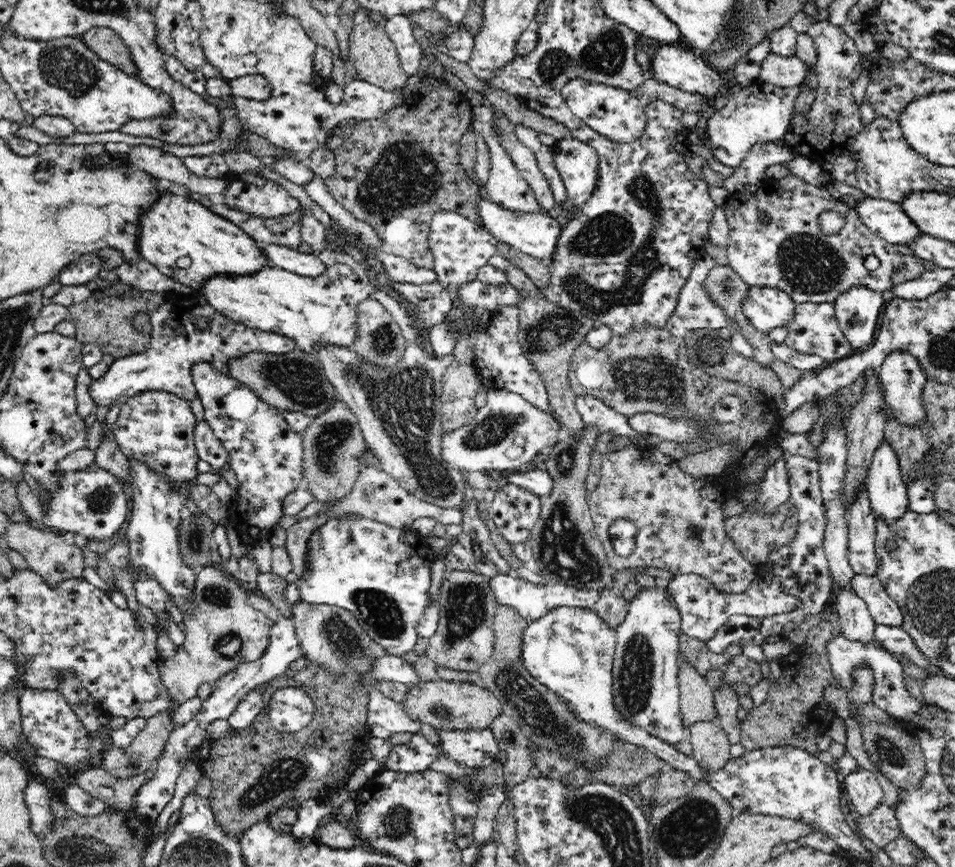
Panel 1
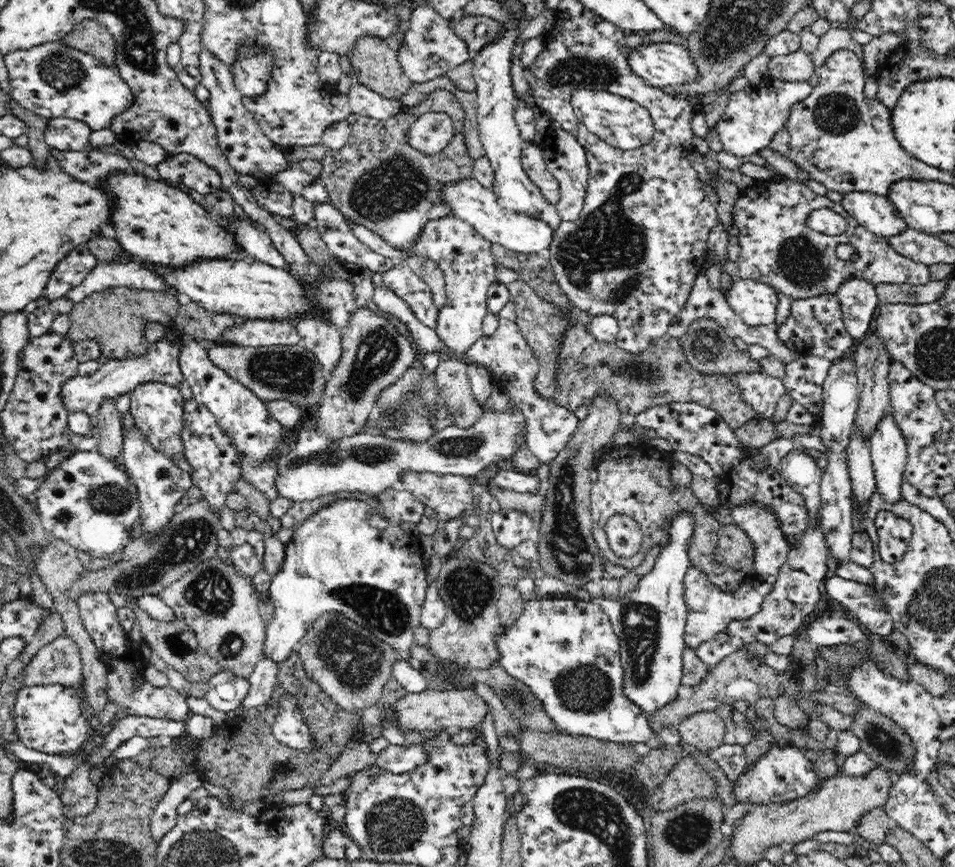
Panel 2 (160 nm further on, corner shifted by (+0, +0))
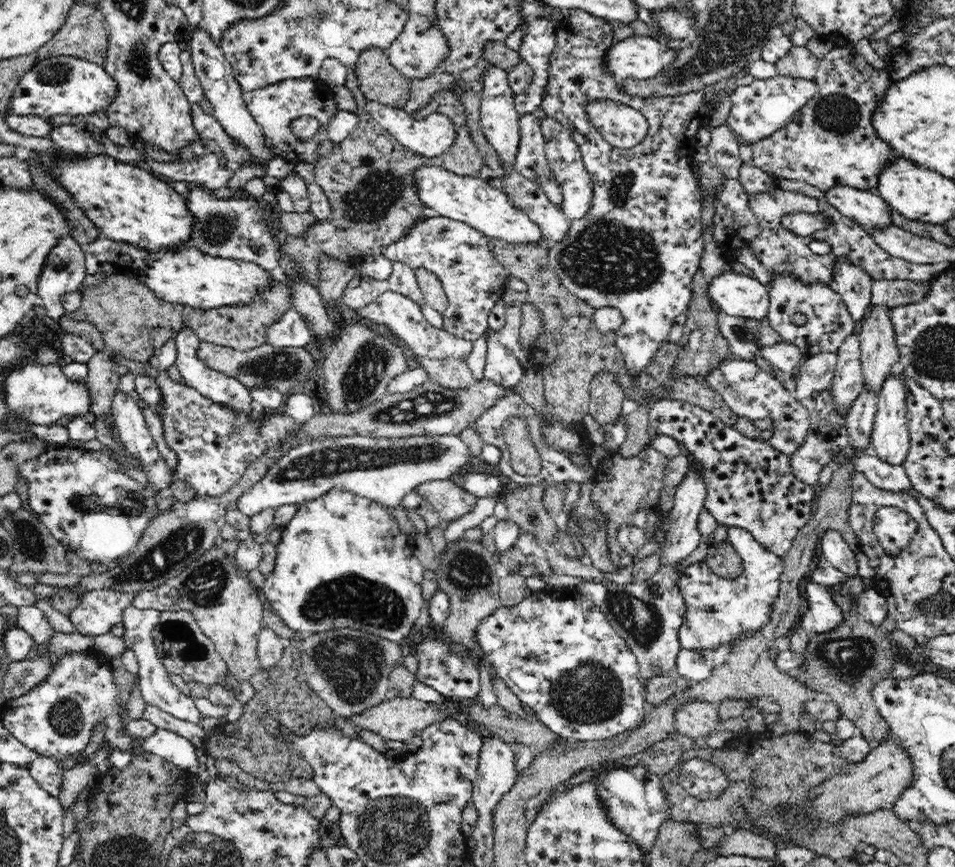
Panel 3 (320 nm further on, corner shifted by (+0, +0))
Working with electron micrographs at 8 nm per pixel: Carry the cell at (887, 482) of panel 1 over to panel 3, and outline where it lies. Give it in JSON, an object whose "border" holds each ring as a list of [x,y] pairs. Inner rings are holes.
{"border":[[[899,367],[892,370],[880,393],[877,394],[877,411],[871,432],[871,444],[877,457],[891,465],[901,465],[905,461],[910,446],[910,435],[906,424],[906,385],[904,370]]]}

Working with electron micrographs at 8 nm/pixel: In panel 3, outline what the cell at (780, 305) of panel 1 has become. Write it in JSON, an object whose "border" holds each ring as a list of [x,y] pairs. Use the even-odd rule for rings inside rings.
{"border":[[[725,272],[710,278],[707,293],[711,304],[730,316],[761,321],[769,313],[769,290],[754,276]]]}

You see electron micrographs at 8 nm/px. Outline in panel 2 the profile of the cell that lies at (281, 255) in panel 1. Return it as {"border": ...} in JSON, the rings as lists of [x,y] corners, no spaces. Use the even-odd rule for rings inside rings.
{"border":[[[238,220],[238,224],[226,224],[227,230],[237,236],[238,244],[243,248],[242,254],[253,260],[267,263],[278,269],[291,269],[291,264],[278,248],[274,247],[272,241],[265,231],[259,229],[249,220]]]}

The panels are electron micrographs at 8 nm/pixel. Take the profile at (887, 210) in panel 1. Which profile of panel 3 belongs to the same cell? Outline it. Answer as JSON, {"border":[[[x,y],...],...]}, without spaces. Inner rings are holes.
{"border":[[[842,185],[828,189],[825,196],[826,203],[830,203],[830,206],[834,206],[844,217],[858,222],[858,225],[866,230],[893,225],[893,210],[879,194]]]}

